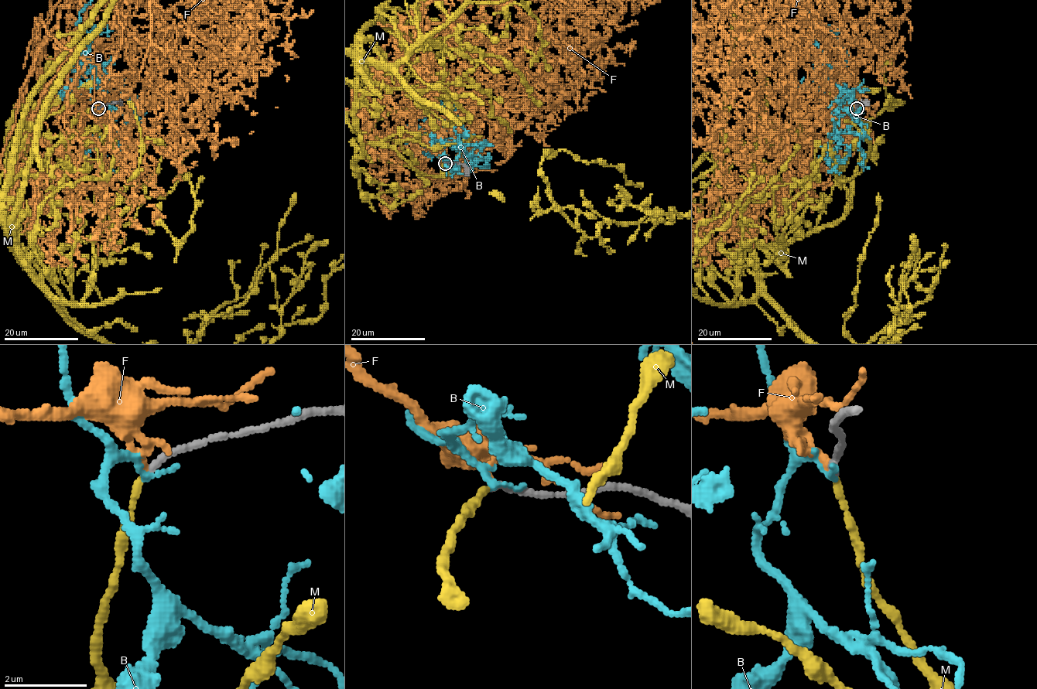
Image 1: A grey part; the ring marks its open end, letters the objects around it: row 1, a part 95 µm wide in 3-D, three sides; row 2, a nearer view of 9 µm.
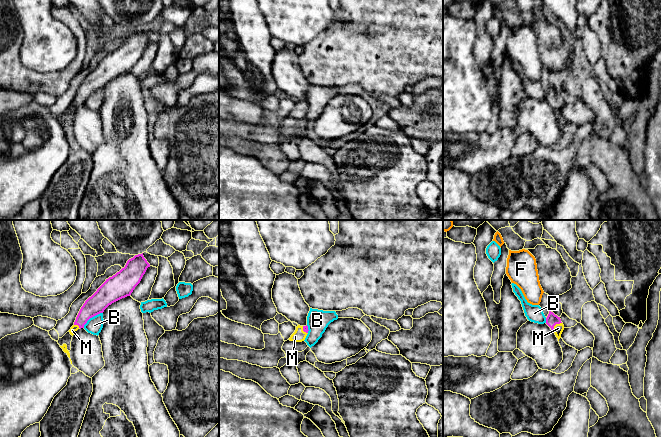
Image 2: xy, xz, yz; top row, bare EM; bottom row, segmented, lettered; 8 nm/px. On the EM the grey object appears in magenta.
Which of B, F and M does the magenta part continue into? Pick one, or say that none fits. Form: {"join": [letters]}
{"join": ["M"]}

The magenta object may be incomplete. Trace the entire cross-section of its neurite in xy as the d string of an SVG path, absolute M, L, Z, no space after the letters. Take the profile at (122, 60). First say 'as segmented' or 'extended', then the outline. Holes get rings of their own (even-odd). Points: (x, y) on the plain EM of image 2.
extended | M143 29L129 35L124 44L106 55L97 67L85 77L74 101L69 106L70 110L73 112L79 104L84 104L90 94L103 89L112 79L130 72L148 43L150 40L144 34Z

